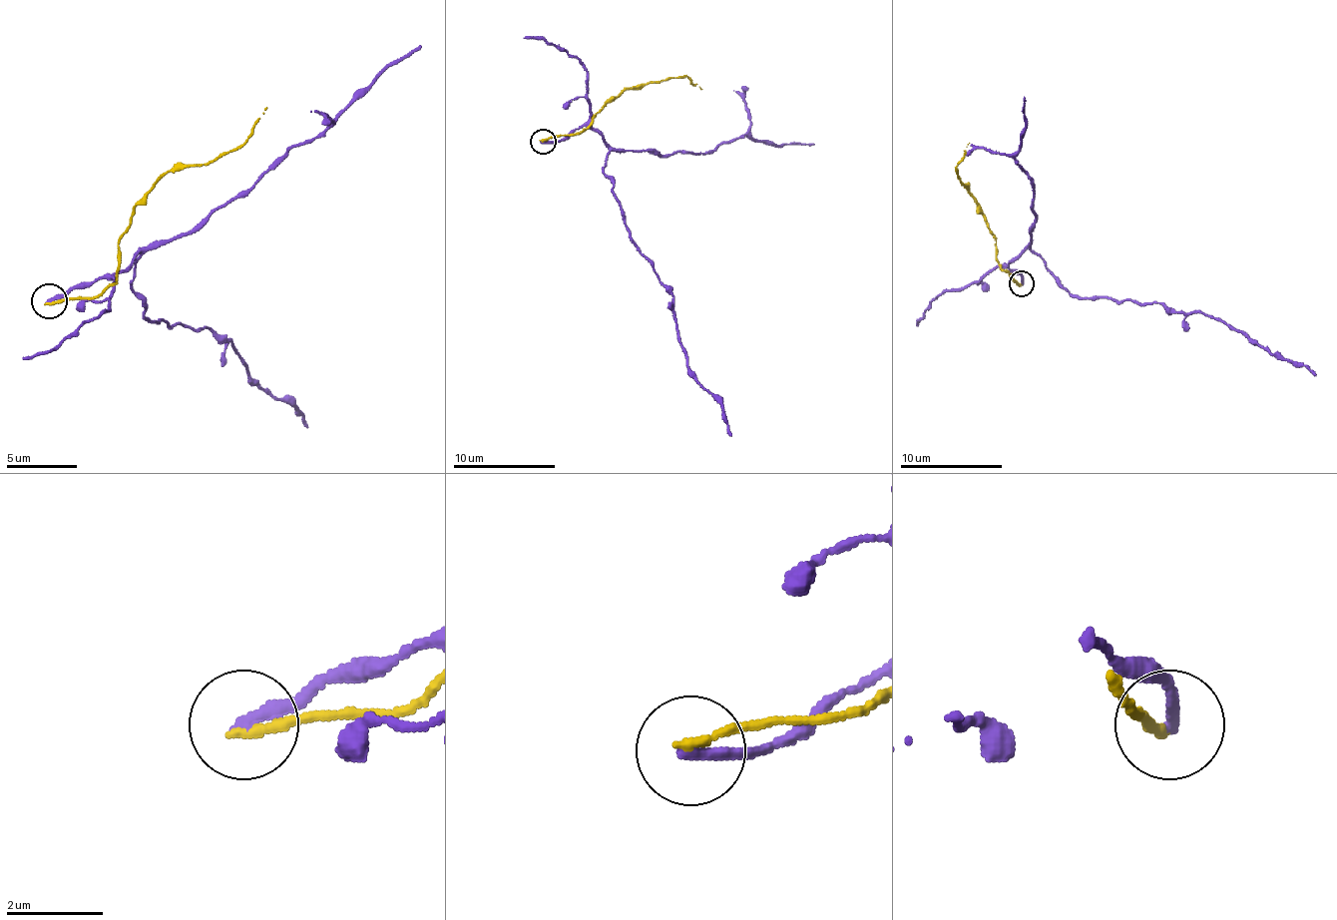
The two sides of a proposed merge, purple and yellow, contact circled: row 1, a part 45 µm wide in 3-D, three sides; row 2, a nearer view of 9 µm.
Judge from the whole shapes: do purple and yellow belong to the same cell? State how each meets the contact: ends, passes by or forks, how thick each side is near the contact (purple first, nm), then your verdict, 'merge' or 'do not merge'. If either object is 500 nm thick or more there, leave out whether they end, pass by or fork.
purple ends | yellow ends | 320/200 nm | do not merge

